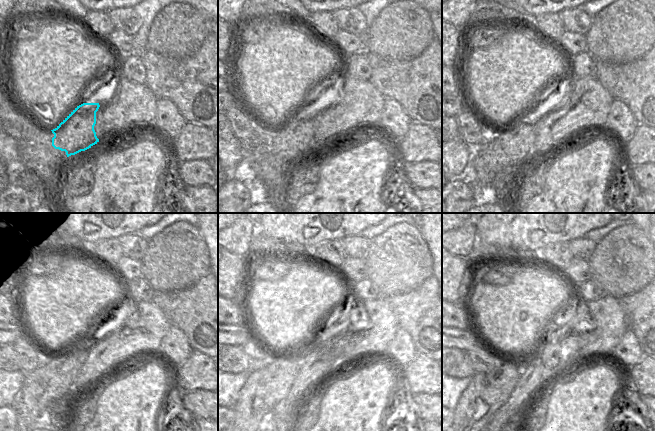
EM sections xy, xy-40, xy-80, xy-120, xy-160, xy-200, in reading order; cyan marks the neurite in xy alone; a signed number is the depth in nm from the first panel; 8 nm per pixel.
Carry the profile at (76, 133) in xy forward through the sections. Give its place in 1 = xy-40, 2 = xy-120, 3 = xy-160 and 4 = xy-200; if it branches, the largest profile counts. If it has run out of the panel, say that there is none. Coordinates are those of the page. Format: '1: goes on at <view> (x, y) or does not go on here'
1: goes on at xy-40 (295, 138)
2: goes on at xy-120 (51, 381)
3: goes on at xy-160 (263, 390)
4: goes on at xy-200 (487, 392)

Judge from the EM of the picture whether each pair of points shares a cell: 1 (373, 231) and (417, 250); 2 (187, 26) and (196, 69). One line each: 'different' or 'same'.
1: different
2: different

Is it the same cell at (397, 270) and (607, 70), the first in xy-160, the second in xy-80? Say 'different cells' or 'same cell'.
different cells

